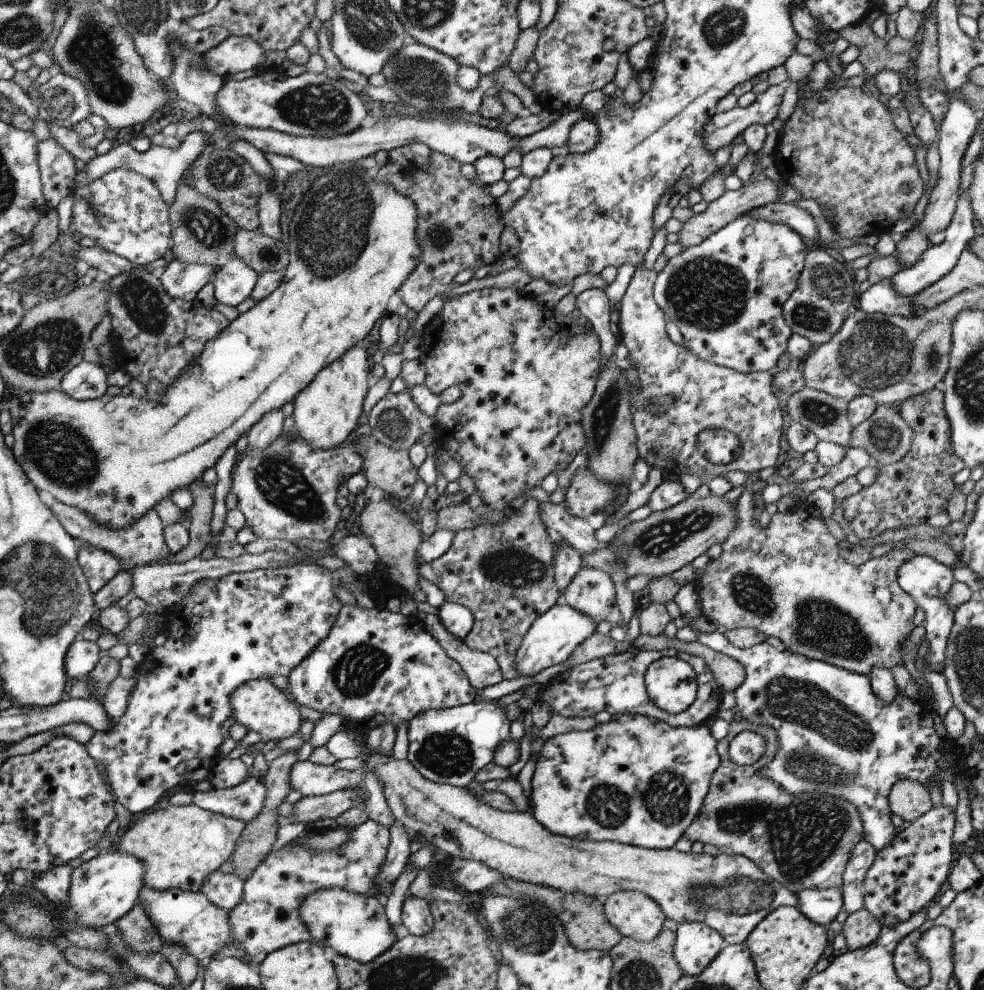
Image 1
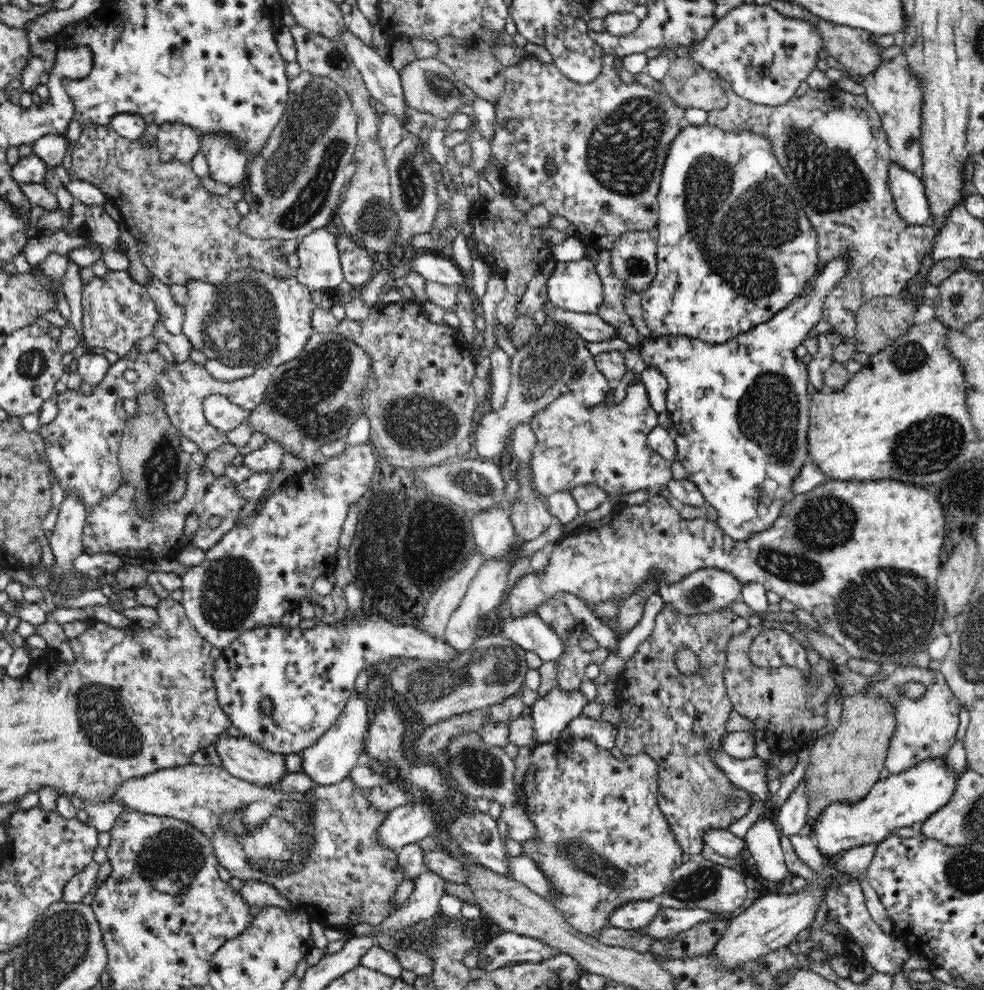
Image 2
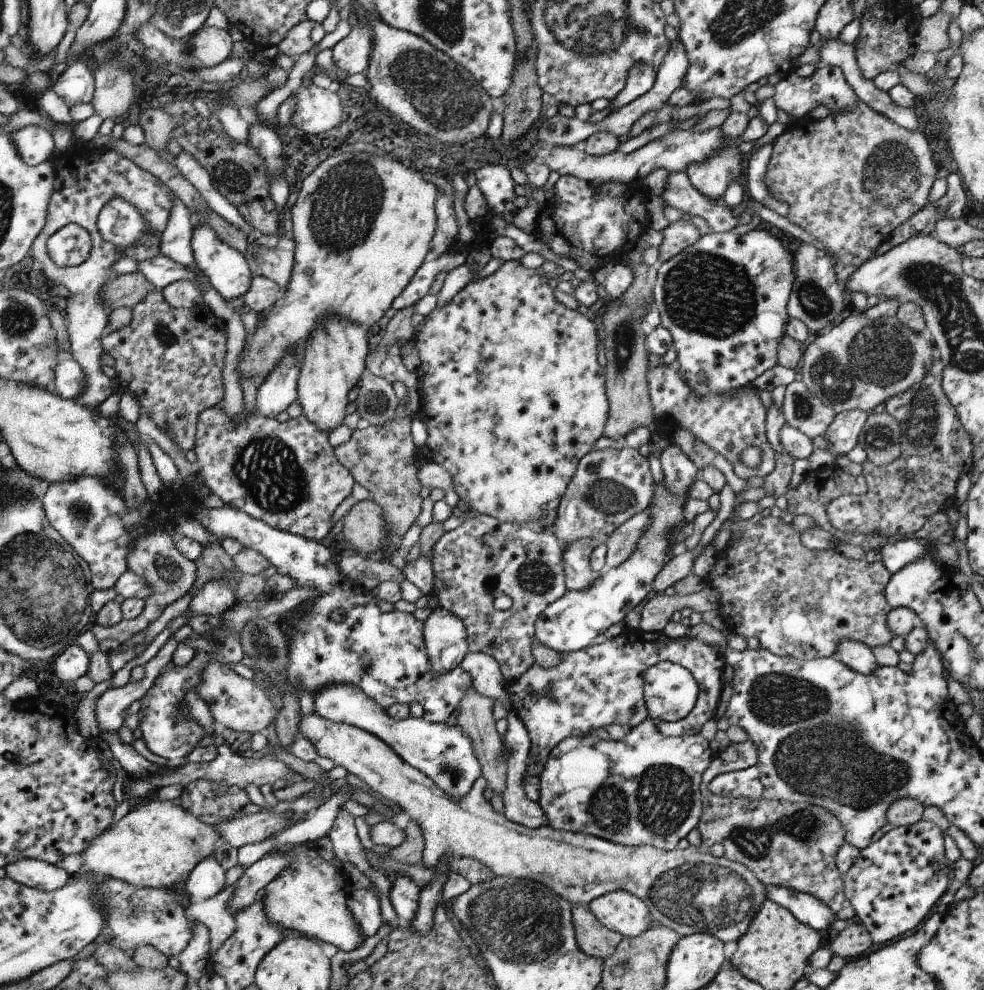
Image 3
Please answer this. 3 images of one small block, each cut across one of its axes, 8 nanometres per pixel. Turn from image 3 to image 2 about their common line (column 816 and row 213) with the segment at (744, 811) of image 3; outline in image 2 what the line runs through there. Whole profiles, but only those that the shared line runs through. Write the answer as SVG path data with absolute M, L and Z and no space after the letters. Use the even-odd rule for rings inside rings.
M721 77L716 78L716 80L720 82L720 86L724 88L724 91L726 91L726 96L728 96L728 104L726 104L723 109L714 109L707 112L708 117L706 124L715 126L715 128L720 128L725 132L738 133L749 131L753 134L761 135L762 137L768 139L772 145L772 150L774 151L780 166L785 172L787 180L796 189L797 195L802 201L806 216L810 219L810 223L812 223L814 229L818 231L818 269L816 270L814 276L810 276L810 279L806 280L805 292L808 292L811 289L815 276L821 271L821 268L829 260L834 260L836 257L842 257L842 259L846 259L846 261L848 261L848 272L846 272L846 276L837 282L834 290L832 290L832 292L826 296L826 300L824 300L824 306L822 306L822 320L829 322L834 331L838 331L838 333L842 334L844 337L853 338L856 333L856 311L862 306L862 304L872 300L874 297L897 297L898 294L904 290L906 284L908 284L908 280L920 273L919 268L922 264L922 260L924 261L924 258L926 258L926 254L928 254L928 251L932 247L932 242L934 242L934 238L936 238L938 233L938 231L932 228L932 223L922 226L908 225L908 223L904 223L904 221L902 221L902 217L898 215L892 193L889 189L889 164L893 162L893 156L890 143L888 143L886 137L886 132L883 130L880 115L869 103L869 100L865 95L854 95L844 91L843 89L839 89L834 85L822 90L808 89L806 94L800 96L800 98L795 96L791 100L788 100L786 104L772 107L762 104L754 104L753 102L750 102L749 100L746 100L745 98L742 98L734 93L731 90L731 87Z

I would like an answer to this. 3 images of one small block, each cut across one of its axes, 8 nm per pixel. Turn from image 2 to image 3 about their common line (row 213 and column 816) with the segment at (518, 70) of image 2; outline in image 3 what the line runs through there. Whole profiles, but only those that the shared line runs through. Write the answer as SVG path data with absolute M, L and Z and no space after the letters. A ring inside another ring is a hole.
M761 512L751 516L749 520L738 520L738 518L734 518L734 520L730 520L728 528L730 532L732 532L731 534L734 534L736 542L729 547L726 546L718 553L712 572L710 572L704 580L706 586L713 588L720 594L720 598L718 598L719 614L723 617L726 627L736 635L742 635L746 639L754 636L754 638L758 638L758 648L768 650L768 652L772 652L772 654L780 656L780 658L794 657L798 660L812 660L815 658L835 656L836 646L838 646L840 640L862 642L872 649L876 648L876 646L889 645L890 640L895 637L894 634L890 632L890 628L886 626L886 616L892 607L886 602L885 588L891 578L891 574L888 572L886 566L884 566L883 561L868 563L865 559L849 559L834 549L810 550L810 548L806 548L804 544L800 542L801 532L796 532L792 524L786 524L781 517L774 517L772 515L764 517Z

